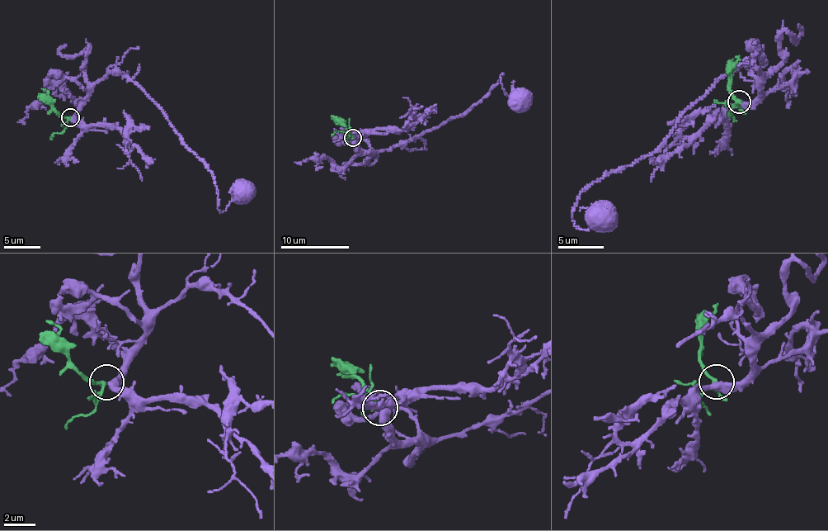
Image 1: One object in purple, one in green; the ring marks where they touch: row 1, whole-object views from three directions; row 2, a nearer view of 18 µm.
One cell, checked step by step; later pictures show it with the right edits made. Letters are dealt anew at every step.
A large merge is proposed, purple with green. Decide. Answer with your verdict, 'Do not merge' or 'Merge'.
Merge

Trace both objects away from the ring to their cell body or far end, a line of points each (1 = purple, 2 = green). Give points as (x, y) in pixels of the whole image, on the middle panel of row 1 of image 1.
1: (353, 138), (355, 147), (361, 152), (414, 140), (468, 110), (503, 74), (500, 75), (502, 88), (517, 98)
2: (353, 138), (341, 121), (334, 123)

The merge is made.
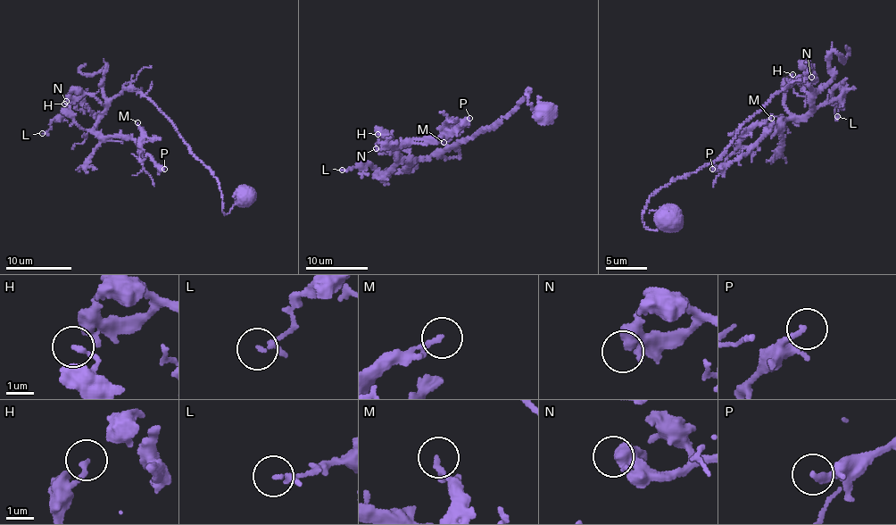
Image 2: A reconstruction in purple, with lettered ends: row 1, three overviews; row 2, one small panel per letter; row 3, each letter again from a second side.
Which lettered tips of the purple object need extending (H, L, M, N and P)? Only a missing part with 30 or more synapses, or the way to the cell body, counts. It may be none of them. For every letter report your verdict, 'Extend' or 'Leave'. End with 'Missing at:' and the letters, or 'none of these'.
H: Leave
L: Leave
M: Leave
N: Leave
P: Leave
Missing at: none of these

